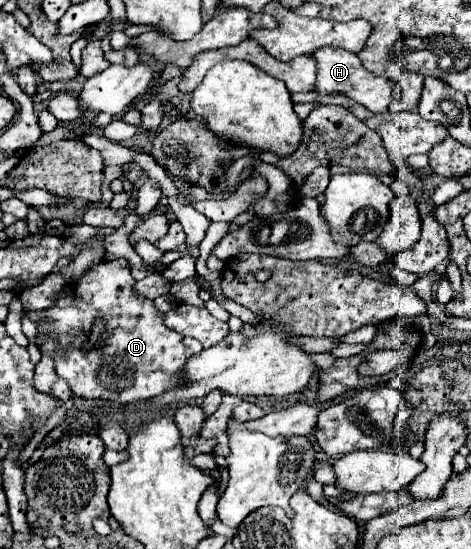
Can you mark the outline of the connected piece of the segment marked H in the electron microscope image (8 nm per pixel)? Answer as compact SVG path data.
M322 47L312 57L318 63L318 83L316 83L318 93L344 93L344 95L352 97L356 103L364 105L372 113L386 113L390 109L390 105L394 103L396 91L394 91L390 79L368 71L356 53L336 49L336 47Z

